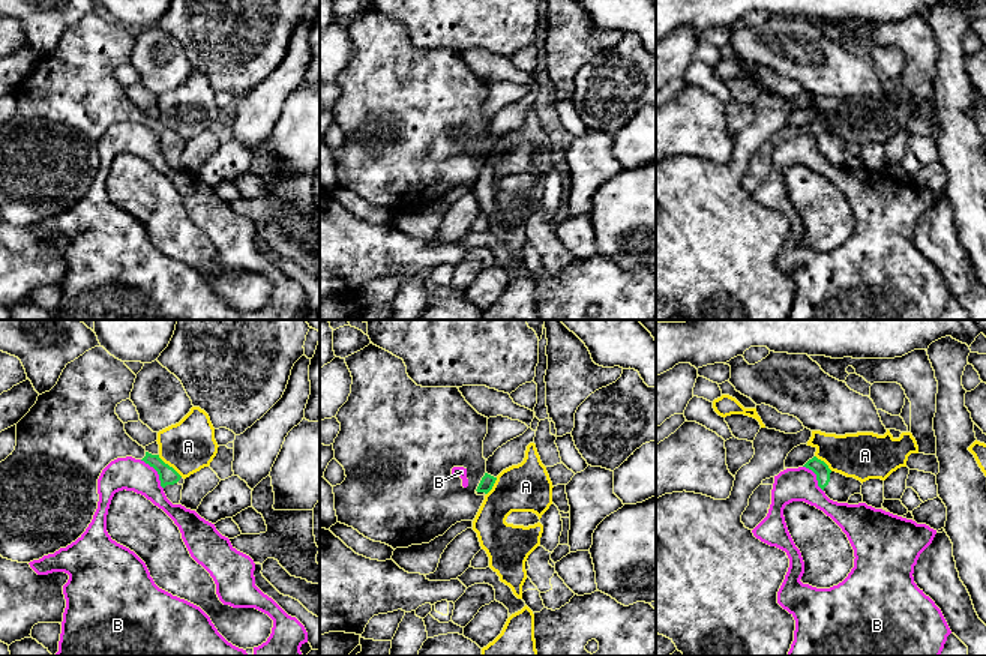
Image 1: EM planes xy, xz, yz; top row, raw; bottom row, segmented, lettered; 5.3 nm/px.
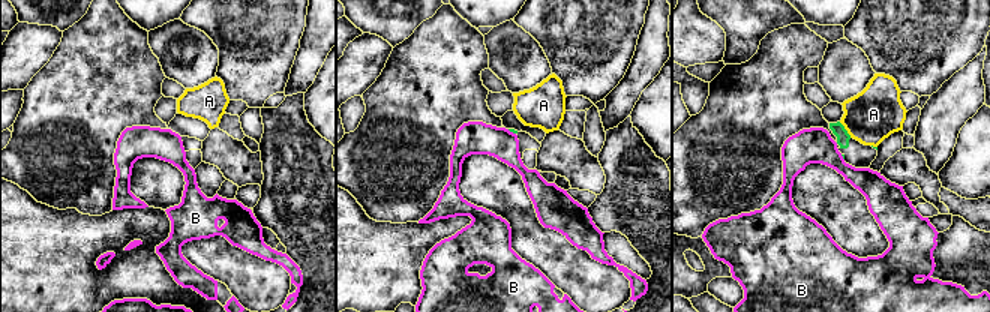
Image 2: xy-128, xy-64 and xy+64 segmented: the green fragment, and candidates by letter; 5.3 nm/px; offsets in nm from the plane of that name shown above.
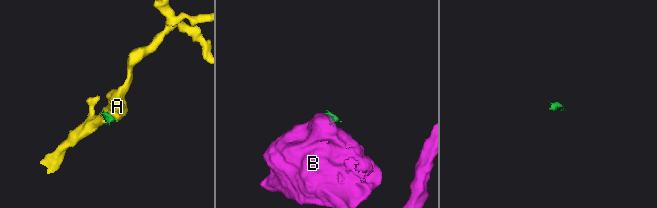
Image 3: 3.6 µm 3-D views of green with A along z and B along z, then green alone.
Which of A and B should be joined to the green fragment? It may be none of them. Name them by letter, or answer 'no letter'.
no letter

